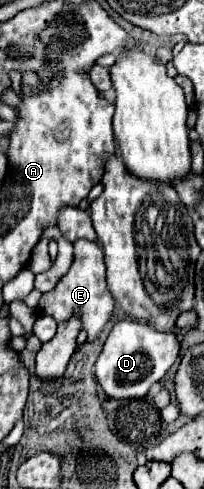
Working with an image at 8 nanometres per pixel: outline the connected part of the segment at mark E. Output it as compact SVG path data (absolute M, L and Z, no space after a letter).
M75 240L73 242L75 254L73 254L73 264L67 274L59 278L55 288L51 292L45 292L39 302L39 312L53 316L57 322L65 322L73 316L81 320L83 330L87 332L87 342L97 340L105 324L113 316L113 298L109 296L107 284L105 284L105 264L103 264L103 252L99 242L91 240Z

